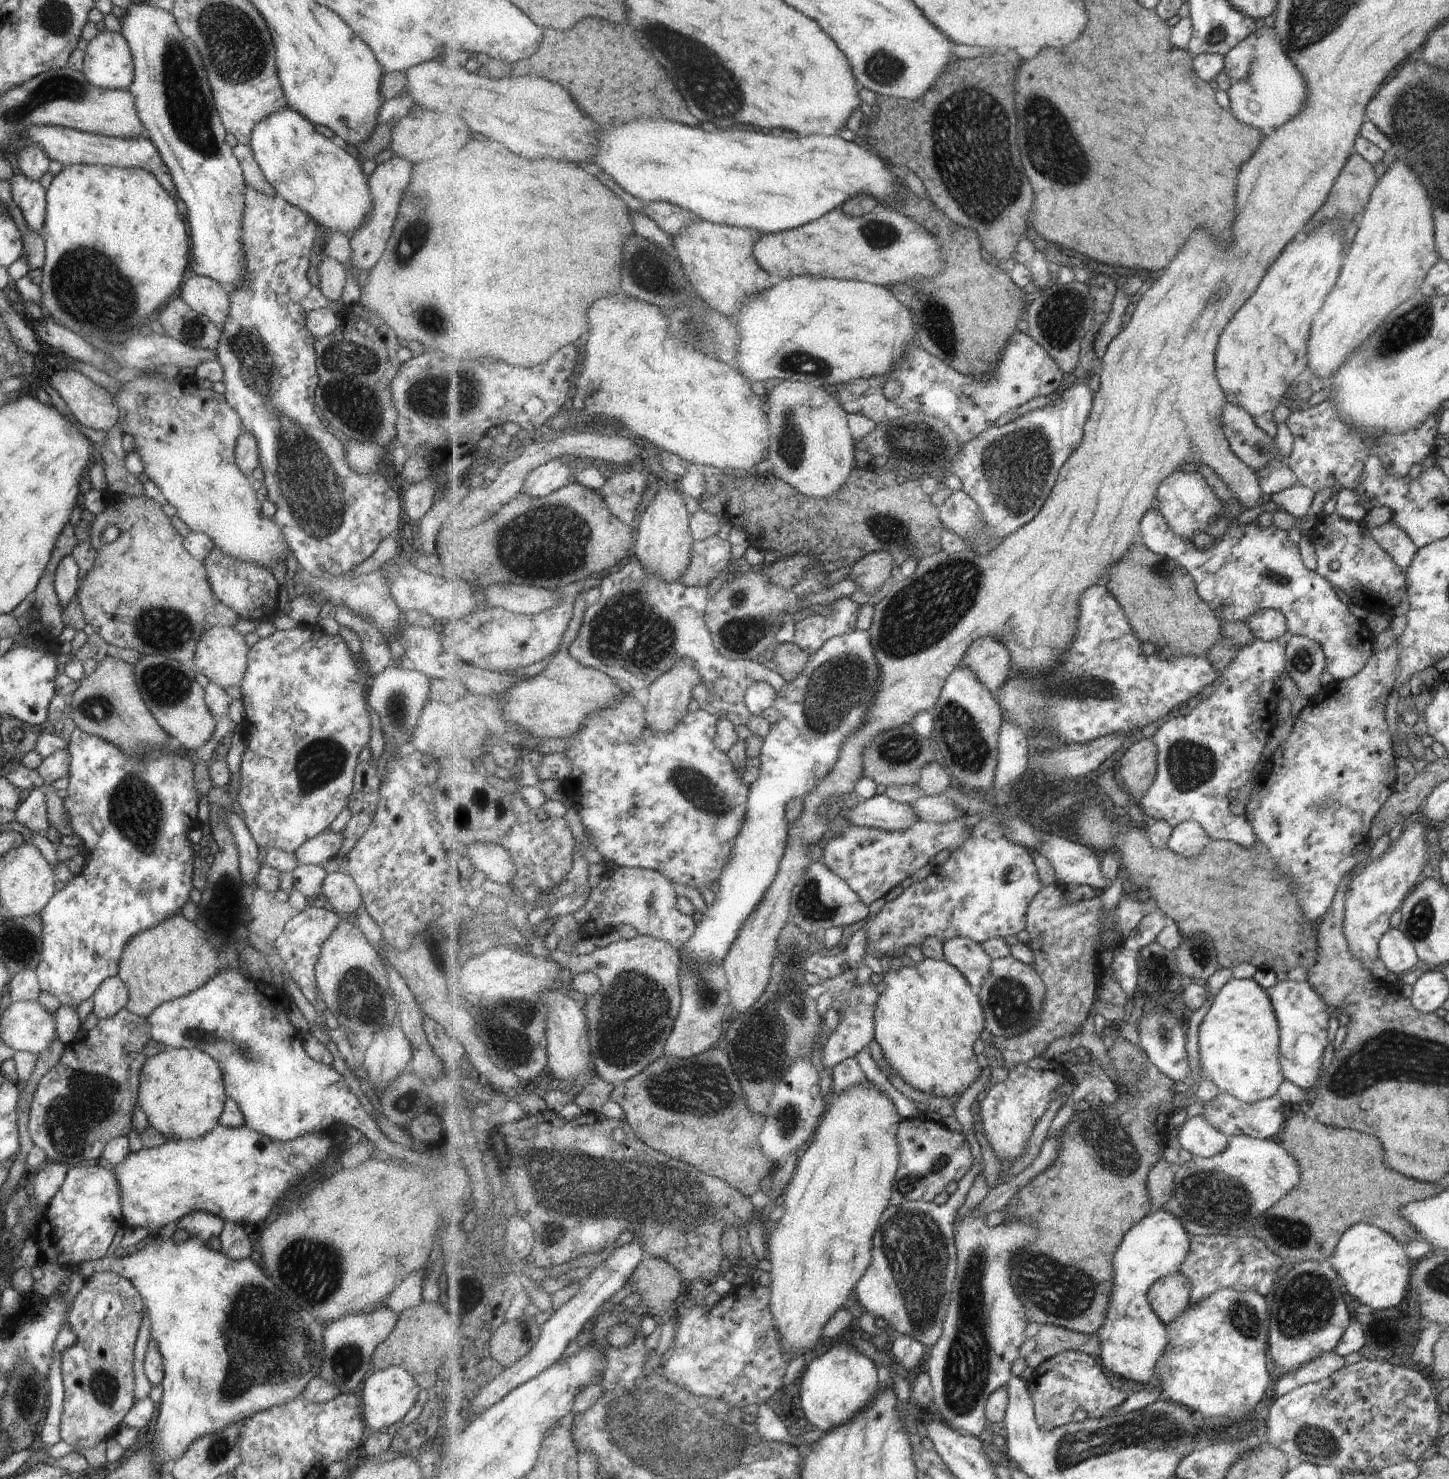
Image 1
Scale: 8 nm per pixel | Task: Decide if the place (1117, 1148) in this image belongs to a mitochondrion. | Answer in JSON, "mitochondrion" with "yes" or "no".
{"mitochondrion":"yes"}

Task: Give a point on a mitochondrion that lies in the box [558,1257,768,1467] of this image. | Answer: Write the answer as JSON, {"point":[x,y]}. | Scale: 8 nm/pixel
{"point":[688,1379]}

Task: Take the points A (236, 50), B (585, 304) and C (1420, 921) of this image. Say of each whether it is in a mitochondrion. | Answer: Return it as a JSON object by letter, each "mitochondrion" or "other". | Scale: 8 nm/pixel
{"A":"mitochondrion","B":"other","C":"mitochondrion"}

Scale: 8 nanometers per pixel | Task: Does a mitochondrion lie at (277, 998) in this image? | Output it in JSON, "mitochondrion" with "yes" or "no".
{"mitochondrion":"no"}

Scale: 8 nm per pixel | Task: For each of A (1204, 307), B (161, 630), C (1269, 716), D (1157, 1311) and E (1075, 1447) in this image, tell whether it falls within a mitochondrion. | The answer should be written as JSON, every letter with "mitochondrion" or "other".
{"A":"mitochondrion","B":"mitochondrion","C":"other","D":"other","E":"mitochondrion"}

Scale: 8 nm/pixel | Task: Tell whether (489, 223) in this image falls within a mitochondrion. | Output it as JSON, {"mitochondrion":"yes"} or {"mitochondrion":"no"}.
{"mitochondrion":"no"}

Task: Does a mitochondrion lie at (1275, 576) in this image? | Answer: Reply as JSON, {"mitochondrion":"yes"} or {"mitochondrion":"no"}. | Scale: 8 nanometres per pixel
{"mitochondrion":"yes"}

